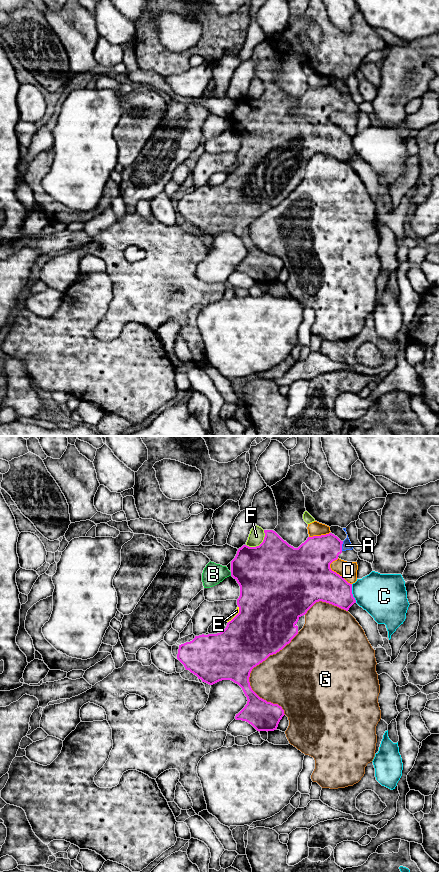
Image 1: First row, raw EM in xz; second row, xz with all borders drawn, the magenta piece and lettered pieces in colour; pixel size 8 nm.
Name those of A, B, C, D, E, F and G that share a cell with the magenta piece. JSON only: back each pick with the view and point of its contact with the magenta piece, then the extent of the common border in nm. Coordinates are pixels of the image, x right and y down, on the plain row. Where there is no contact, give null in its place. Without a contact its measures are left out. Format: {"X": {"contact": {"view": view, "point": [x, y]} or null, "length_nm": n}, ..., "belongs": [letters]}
{"A": {"contact": {"view": "xz", "point": [341, 98]}, "length_nm": 80}, "belongs": ["A"]}

